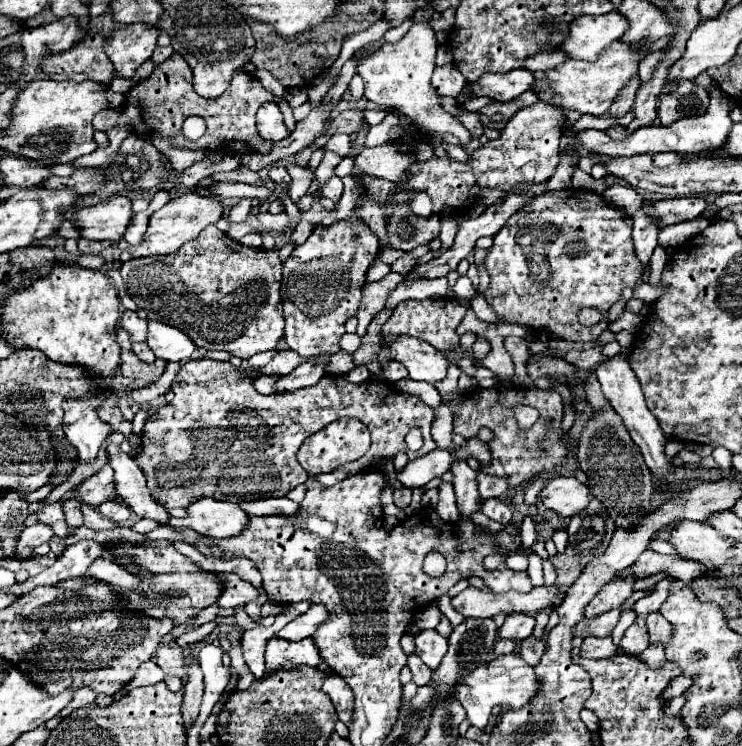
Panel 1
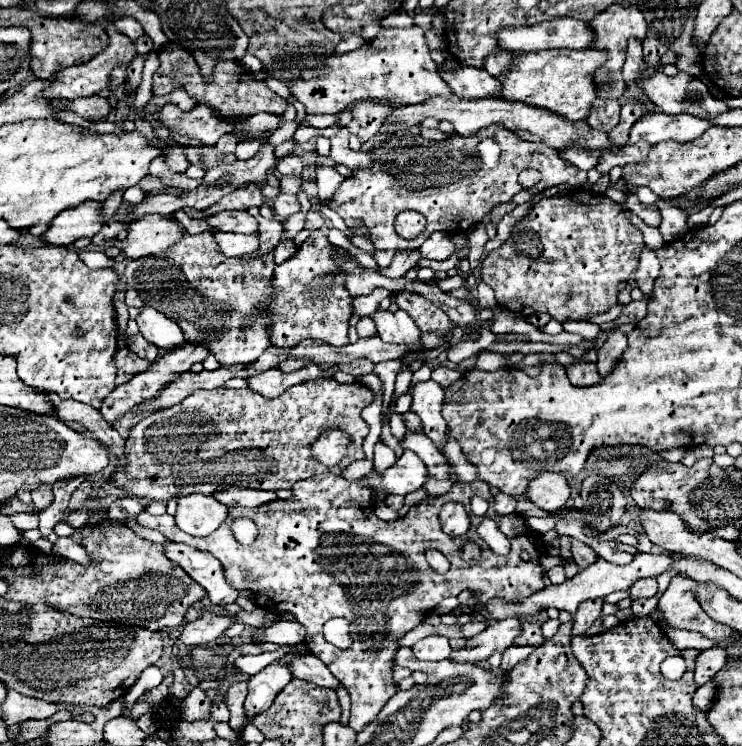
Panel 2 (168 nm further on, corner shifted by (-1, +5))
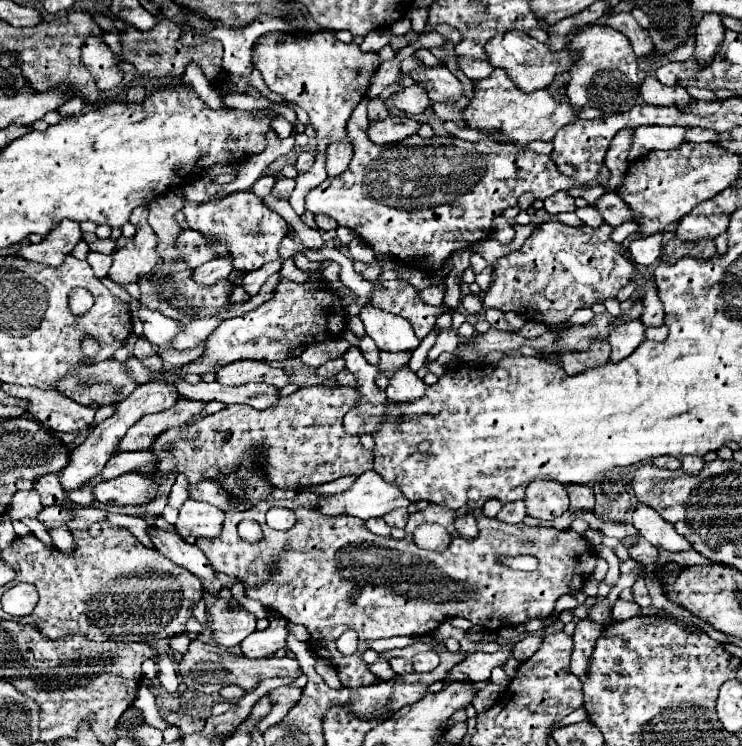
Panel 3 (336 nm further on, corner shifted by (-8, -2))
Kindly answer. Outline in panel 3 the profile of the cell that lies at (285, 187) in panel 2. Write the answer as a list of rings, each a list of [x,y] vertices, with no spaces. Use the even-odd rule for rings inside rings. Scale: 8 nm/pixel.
[[[281,178],[281,180],[277,180],[277,182],[275,182],[275,186],[273,186],[271,194],[273,194],[273,196],[277,196],[277,198],[289,198],[289,194],[293,192],[293,188],[295,188],[295,180]]]

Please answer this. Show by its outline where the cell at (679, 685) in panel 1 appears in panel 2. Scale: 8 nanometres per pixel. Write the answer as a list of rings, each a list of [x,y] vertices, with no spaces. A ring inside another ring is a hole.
[[[712,647],[712,649],[704,649],[700,653],[700,657],[696,657],[696,669],[694,669],[694,679],[698,685],[704,685],[706,681],[710,681],[714,677],[714,673],[718,673],[726,663],[726,651],[722,647]]]

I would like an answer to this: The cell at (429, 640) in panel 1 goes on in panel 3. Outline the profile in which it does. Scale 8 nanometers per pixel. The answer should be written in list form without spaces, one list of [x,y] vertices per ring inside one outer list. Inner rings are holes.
[[[429,650],[429,652],[421,652],[417,656],[413,656],[413,670],[415,672],[433,672],[439,666],[439,656]]]

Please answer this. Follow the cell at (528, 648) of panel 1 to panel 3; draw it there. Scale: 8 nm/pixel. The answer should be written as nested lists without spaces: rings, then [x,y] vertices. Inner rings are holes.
[[[527,634],[521,642],[517,642],[515,646],[513,646],[513,658],[517,658],[517,660],[527,660],[529,656],[533,656],[535,654],[535,650],[541,646],[541,636],[537,636],[537,634]]]

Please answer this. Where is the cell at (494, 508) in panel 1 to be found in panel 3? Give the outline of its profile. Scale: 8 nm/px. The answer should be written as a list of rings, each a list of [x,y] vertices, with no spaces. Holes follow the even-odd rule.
[[[523,500],[519,502],[511,502],[511,504],[503,504],[501,512],[497,514],[499,522],[507,522],[507,524],[519,524],[525,518],[525,508],[523,508]]]

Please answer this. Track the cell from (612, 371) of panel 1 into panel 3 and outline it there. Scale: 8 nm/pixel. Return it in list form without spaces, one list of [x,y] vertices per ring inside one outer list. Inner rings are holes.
[[[629,320],[619,326],[615,326],[609,334],[609,344],[611,344],[611,362],[619,362],[621,358],[629,356],[643,340],[645,340],[645,328],[641,320]]]

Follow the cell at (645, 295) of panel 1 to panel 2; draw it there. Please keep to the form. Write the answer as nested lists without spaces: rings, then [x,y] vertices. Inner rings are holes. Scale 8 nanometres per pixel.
[[[614,305],[610,311],[606,311],[602,315],[592,315],[588,321],[592,321],[592,323],[608,323],[608,321],[614,321],[622,313],[622,309],[624,309],[624,305]]]

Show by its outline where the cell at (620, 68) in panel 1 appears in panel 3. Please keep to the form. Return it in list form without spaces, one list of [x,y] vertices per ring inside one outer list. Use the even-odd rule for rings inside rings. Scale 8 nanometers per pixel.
[[[495,68],[487,78],[477,80],[475,84],[475,96],[469,100],[467,108],[463,110],[463,122],[467,128],[473,130],[485,130],[485,132],[501,132],[505,134],[507,142],[513,144],[529,144],[533,140],[551,142],[563,126],[567,126],[571,120],[577,120],[575,108],[567,102],[567,96],[561,94],[559,100],[555,100],[547,88],[531,94],[519,92],[511,80],[507,80],[507,74],[501,68]]]

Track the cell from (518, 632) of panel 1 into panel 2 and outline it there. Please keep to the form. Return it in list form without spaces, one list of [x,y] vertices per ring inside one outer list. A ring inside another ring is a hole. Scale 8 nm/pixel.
[[[506,617],[502,621],[494,621],[488,625],[482,633],[466,641],[464,649],[452,651],[450,659],[452,661],[484,661],[488,659],[494,651],[504,651],[514,643],[514,639],[520,635],[522,623],[518,617]]]

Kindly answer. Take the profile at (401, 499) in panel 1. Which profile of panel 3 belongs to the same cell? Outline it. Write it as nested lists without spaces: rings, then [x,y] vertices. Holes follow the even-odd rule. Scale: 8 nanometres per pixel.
[[[395,508],[395,510],[391,510],[391,512],[387,512],[387,516],[383,516],[383,520],[387,522],[387,526],[395,526],[395,528],[405,528],[405,524],[407,524],[407,510],[405,508]]]

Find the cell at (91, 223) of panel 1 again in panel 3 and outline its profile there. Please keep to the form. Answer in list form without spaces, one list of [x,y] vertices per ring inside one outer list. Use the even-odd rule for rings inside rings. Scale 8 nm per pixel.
[[[61,220],[39,244],[27,244],[17,254],[25,260],[33,260],[47,266],[57,266],[81,240],[79,224],[73,220]]]

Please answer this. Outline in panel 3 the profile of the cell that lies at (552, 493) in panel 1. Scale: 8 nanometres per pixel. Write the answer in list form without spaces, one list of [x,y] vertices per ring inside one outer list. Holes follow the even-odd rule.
[[[533,480],[525,488],[525,508],[537,520],[555,520],[569,510],[567,490],[555,480]]]

